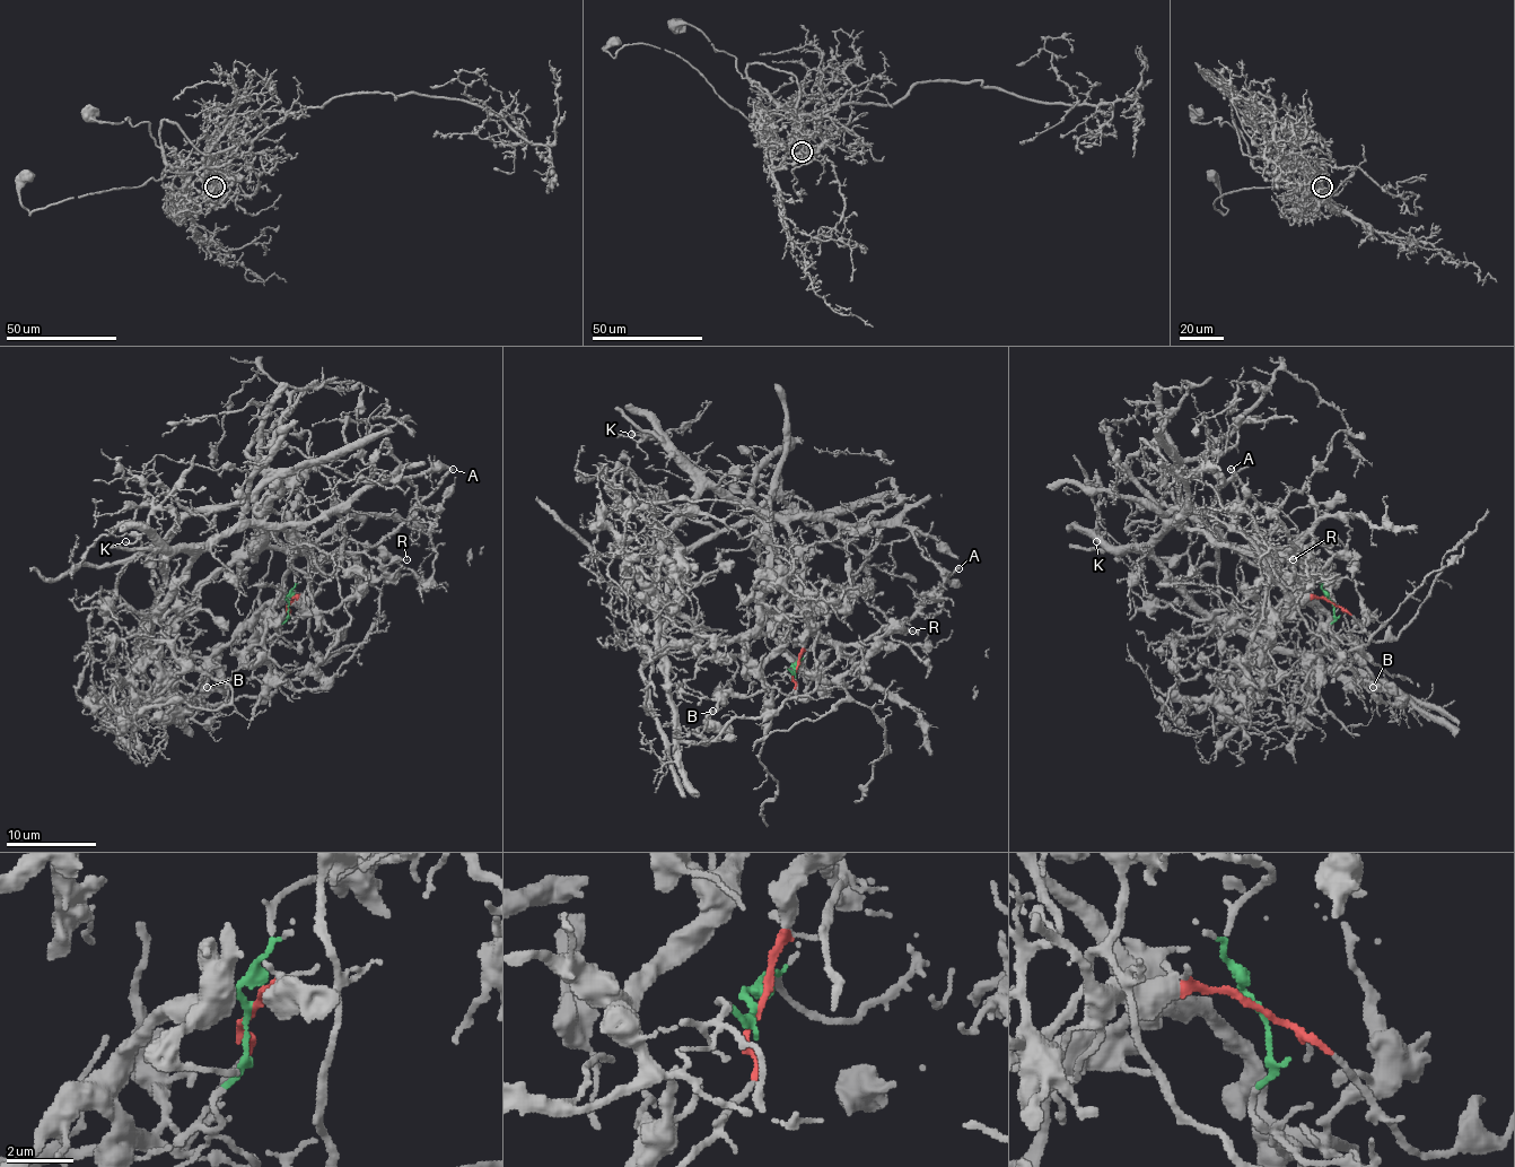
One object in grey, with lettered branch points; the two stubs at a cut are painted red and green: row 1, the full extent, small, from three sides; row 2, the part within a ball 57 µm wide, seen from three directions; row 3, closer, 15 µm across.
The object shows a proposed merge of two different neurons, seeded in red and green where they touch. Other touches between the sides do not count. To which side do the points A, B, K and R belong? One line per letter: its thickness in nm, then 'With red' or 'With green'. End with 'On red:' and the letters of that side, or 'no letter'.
A: Thickness 240 nm. With green
B: Thickness 200 nm. With red
K: Thickness 130 nm. With red
R: Thickness 260 nm. With green
On red: B, K

